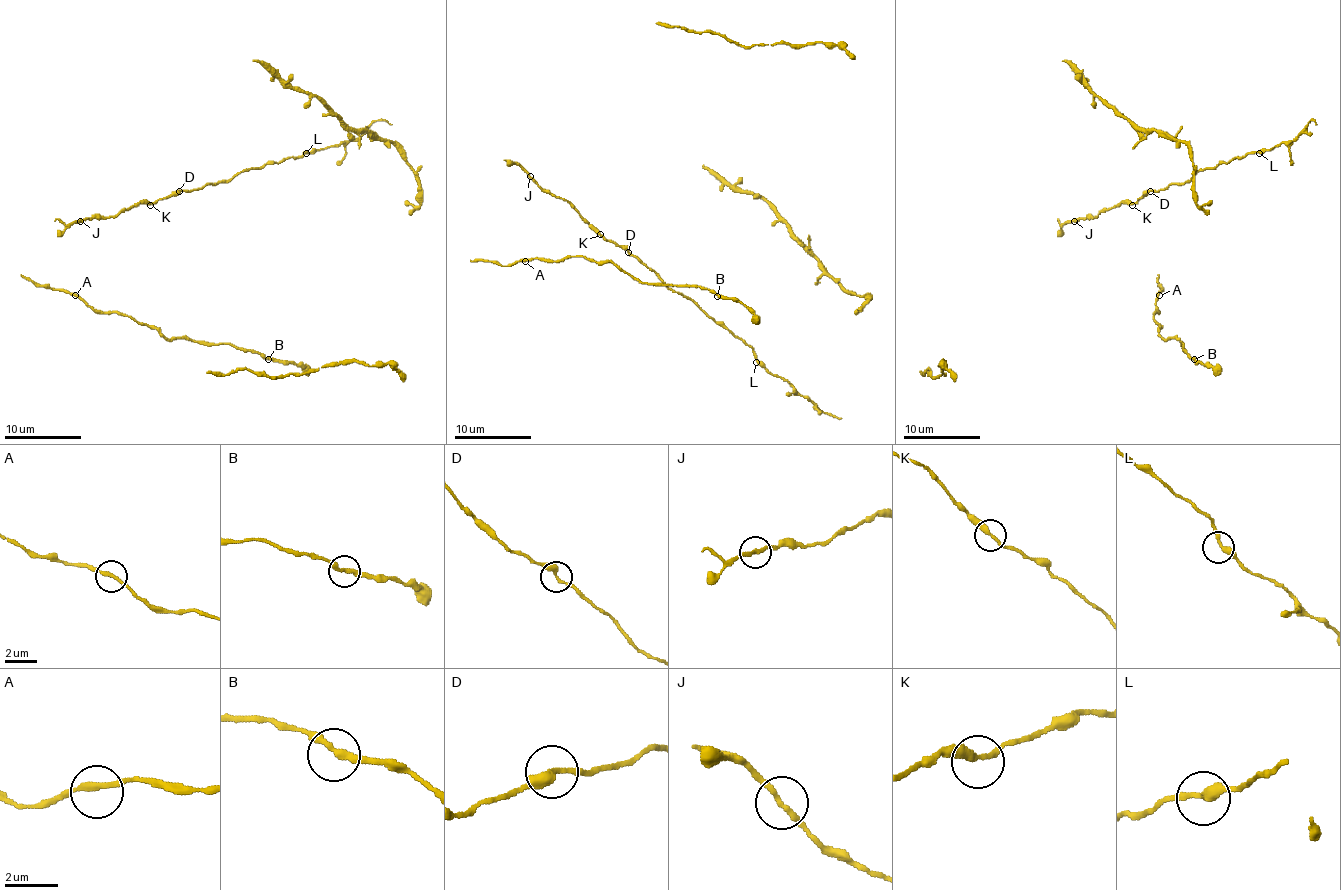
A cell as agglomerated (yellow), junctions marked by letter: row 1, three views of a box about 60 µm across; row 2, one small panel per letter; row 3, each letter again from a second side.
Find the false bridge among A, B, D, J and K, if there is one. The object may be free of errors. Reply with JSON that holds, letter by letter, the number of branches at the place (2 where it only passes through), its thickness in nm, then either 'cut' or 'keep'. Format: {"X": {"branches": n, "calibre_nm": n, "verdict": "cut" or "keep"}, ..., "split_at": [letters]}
{"A": {"branches": 2, "calibre_nm": 220, "verdict": "keep"}, "B": {"branches": 2, "calibre_nm": 260, "verdict": "keep"}, "D": {"branches": 2, "calibre_nm": 300, "verdict": "keep"}, "J": {"branches": 2, "calibre_nm": 240, "verdict": "keep"}, "K": {"branches": 2, "calibre_nm": 280, "verdict": "keep"}, "split_at": []}

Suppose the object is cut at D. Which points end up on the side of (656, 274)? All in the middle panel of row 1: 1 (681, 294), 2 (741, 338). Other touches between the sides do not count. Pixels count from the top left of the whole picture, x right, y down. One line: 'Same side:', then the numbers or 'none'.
Same side: 1, 2

